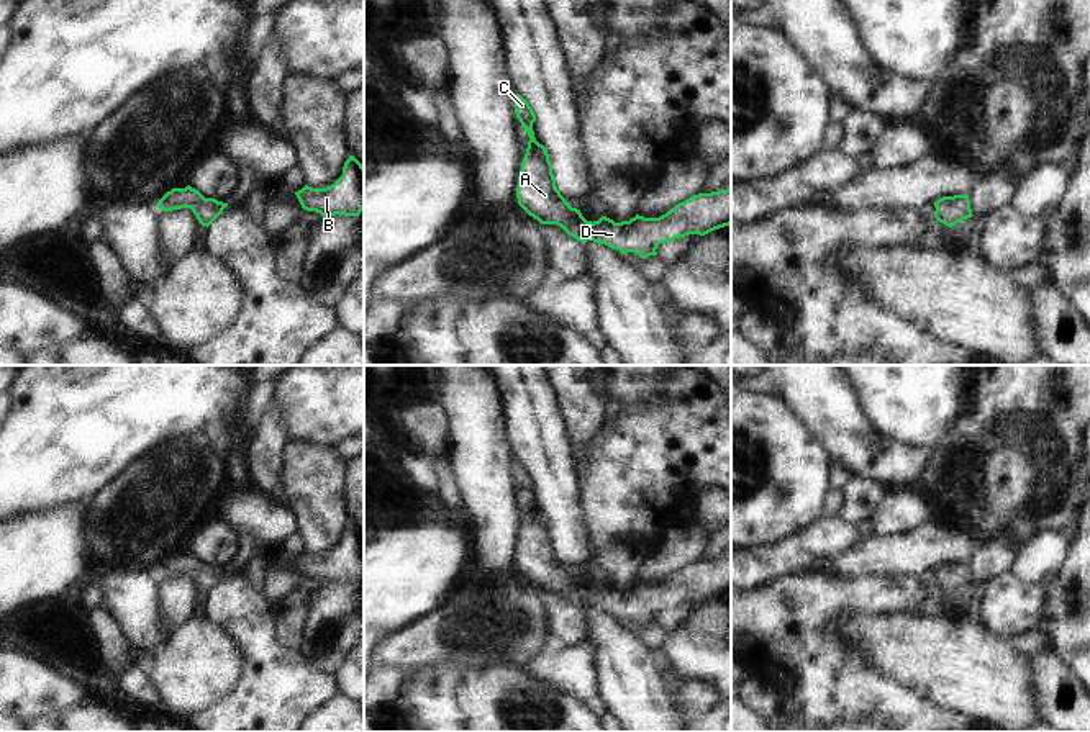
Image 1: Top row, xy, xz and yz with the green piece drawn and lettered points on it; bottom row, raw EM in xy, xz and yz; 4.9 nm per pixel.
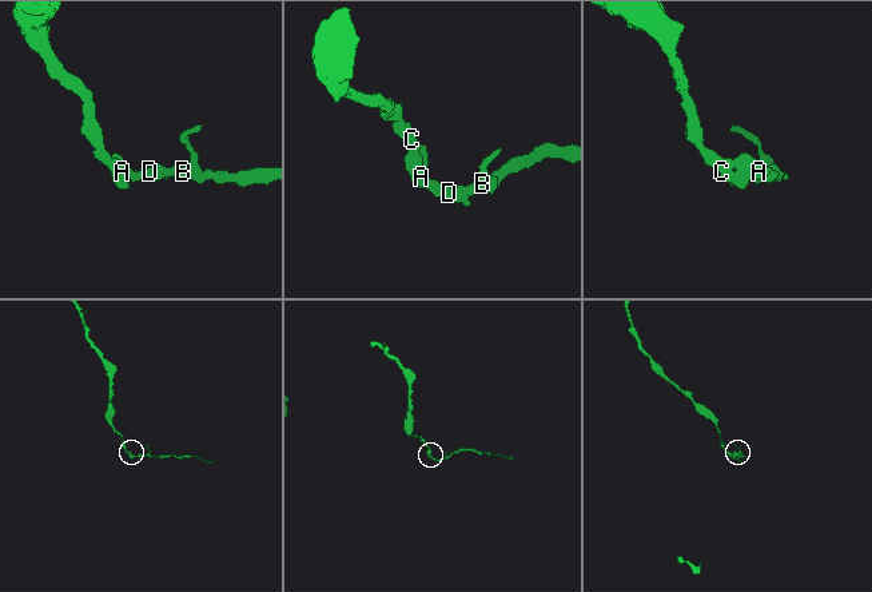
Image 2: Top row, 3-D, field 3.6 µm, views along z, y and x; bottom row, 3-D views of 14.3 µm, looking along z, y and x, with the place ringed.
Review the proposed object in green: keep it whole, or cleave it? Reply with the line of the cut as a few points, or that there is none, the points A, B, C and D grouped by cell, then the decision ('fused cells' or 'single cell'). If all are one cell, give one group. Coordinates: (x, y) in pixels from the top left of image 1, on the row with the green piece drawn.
no cut; A B C D; single cell

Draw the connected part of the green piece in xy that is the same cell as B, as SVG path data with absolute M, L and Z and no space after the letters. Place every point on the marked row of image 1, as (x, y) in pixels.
M354 157L344 162L343 175L326 188L305 185L295 192L307 211L316 211L323 218L344 215L359 216L364 210L364 165Z

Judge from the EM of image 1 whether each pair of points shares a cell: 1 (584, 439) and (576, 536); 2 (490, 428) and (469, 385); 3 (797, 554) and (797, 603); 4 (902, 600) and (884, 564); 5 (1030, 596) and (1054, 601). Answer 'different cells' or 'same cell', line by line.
1: different cells
2: same cell
3: different cells
4: different cells
5: different cells

